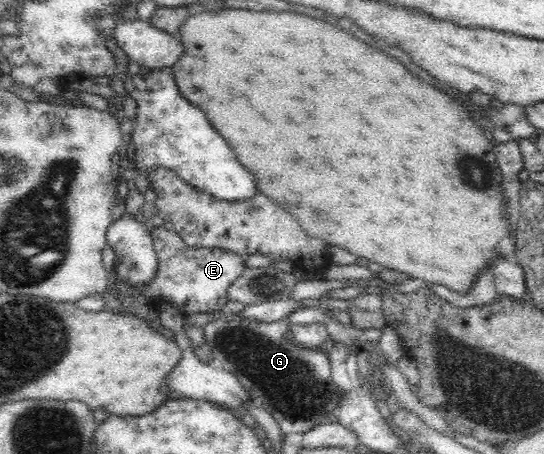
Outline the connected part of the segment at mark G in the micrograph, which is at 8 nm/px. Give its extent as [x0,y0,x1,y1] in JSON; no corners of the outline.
[204,314,341,434]

